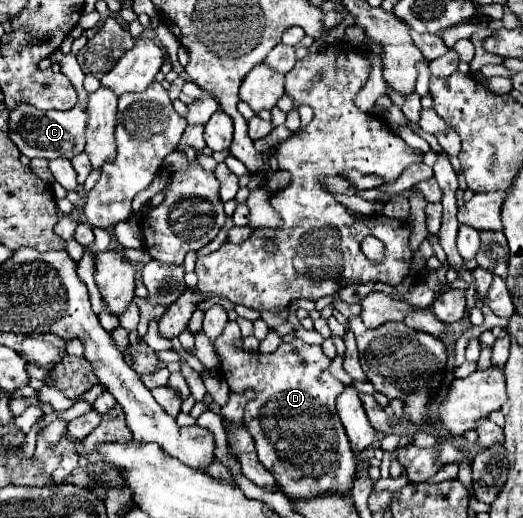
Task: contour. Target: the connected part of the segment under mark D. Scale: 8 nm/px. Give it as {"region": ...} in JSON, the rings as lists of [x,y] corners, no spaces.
{"region":[[[229,321],[221,337],[215,341],[215,351],[221,357],[221,373],[227,379],[231,391],[235,393],[241,393],[245,389],[255,391],[255,399],[251,399],[245,407],[245,425],[249,427],[255,439],[259,461],[265,465],[265,469],[273,473],[277,485],[291,499],[311,499],[323,493],[349,495],[355,481],[357,455],[349,445],[349,439],[335,411],[335,399],[341,395],[345,385],[329,373],[331,359],[323,355],[319,345],[307,345],[301,339],[281,343],[273,353],[239,351],[231,347],[231,341],[237,337],[241,337],[239,325],[235,321]]]}

